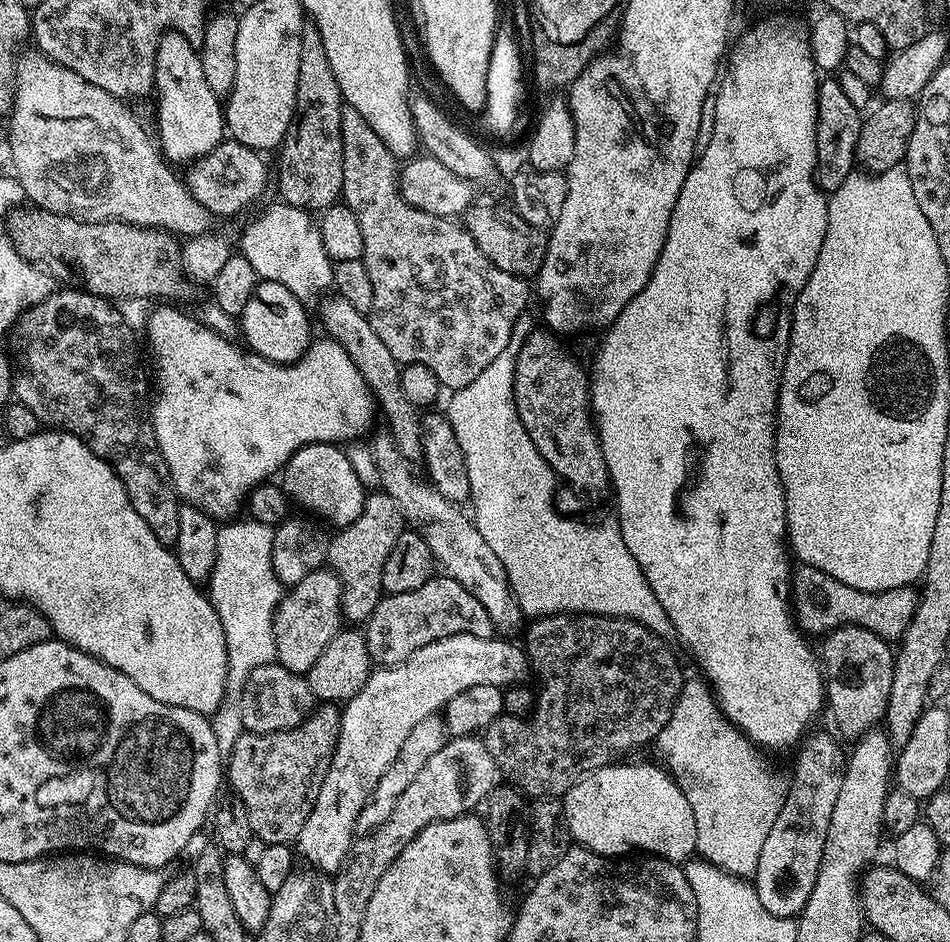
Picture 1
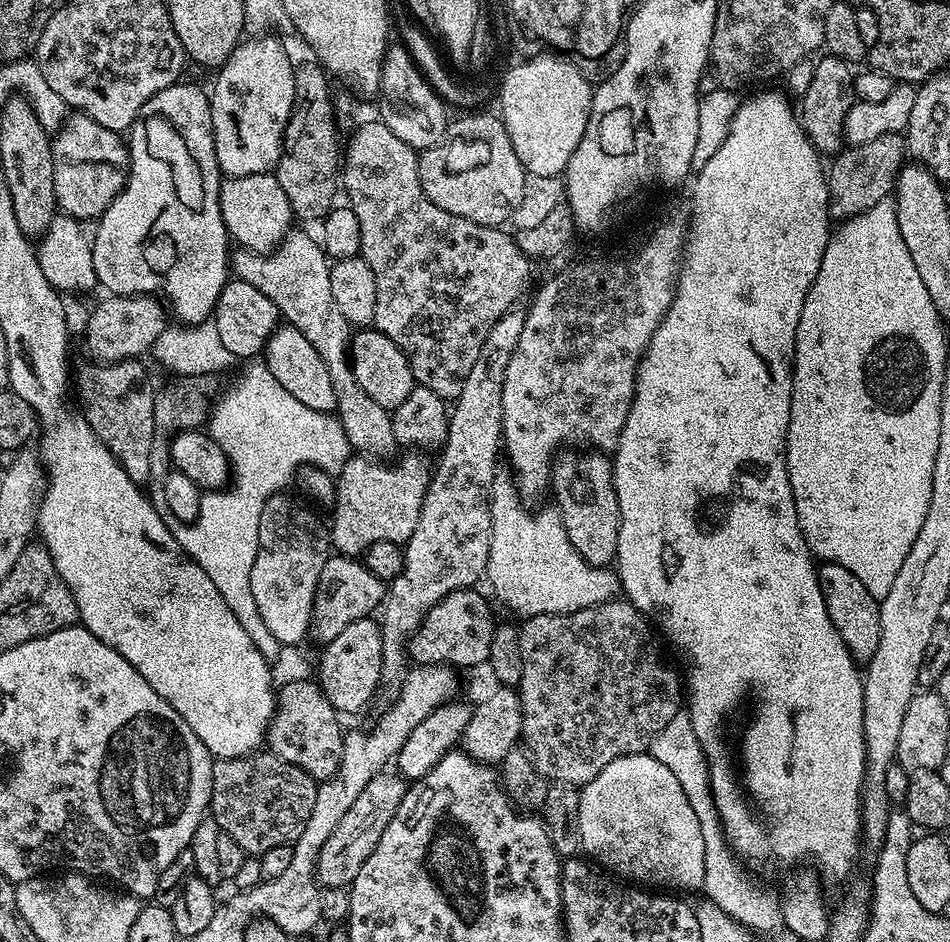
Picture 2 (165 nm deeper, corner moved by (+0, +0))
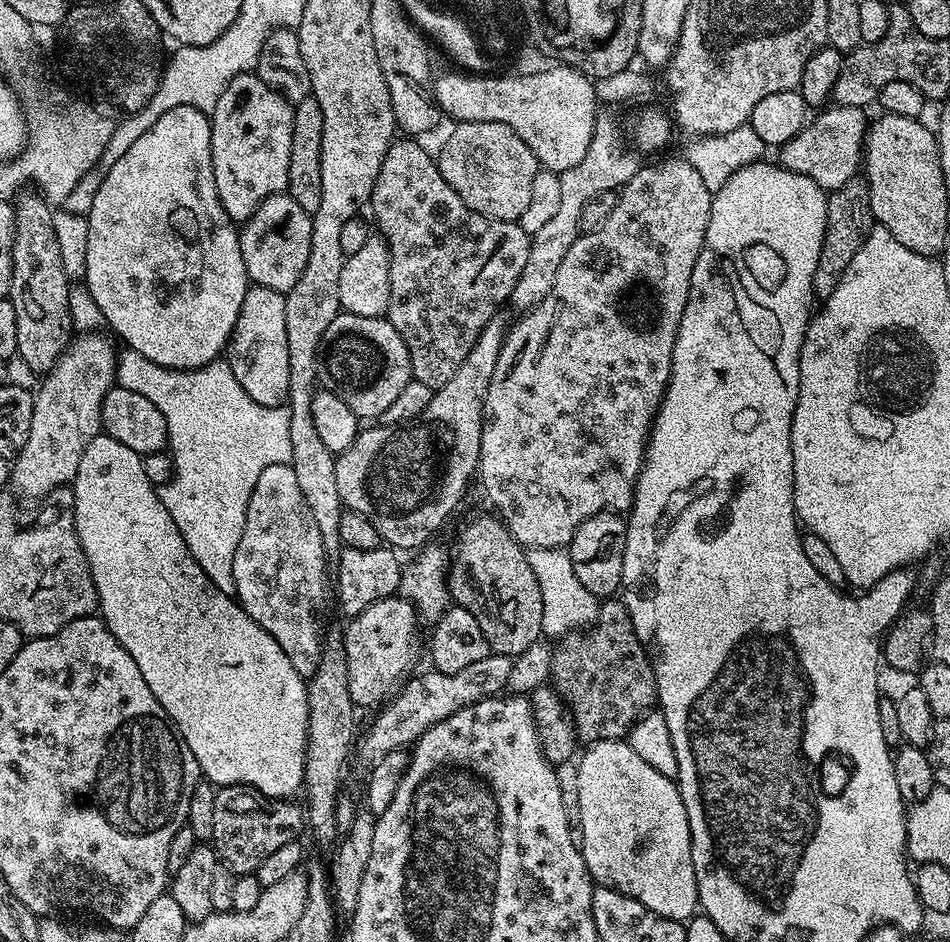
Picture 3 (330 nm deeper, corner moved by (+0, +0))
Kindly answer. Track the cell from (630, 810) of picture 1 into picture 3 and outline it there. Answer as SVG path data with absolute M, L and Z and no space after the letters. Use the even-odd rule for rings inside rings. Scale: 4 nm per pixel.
M623 739L597 740L589 743L585 748L588 749L585 750L584 757L582 757L582 752L576 764L576 769L578 770L578 807L580 807L578 847L584 853L588 873L592 875L593 881L599 887L613 888L615 892L626 894L630 898L642 902L642 906L646 906L646 910L654 910L654 914L658 914L662 918L670 918L681 922L691 920L693 916L697 915L700 902L698 898L698 878L694 878L694 854L690 842L690 822L686 818L686 806L682 802L682 794L679 787L674 783L673 777L658 774L658 770L654 770L654 766L642 762L642 758L638 758L638 754L634 754L634 750Z

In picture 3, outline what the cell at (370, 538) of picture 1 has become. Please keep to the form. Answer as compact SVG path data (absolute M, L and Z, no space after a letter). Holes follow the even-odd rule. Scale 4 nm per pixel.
M497 314L494 318L490 318L490 322L486 322L486 326L482 330L482 334L478 334L478 342L474 342L474 350L470 350L470 354L466 354L466 358L462 362L462 366L458 366L458 370L454 370L454 378L450 378L450 382L446 382L446 386L435 389L430 398L430 406L426 406L426 410L422 410L422 414L415 422L407 426L375 426L376 428L368 428L357 431L354 442L345 452L339 453L336 457L336 469L334 475L338 477L338 494L340 501L343 502L345 509L349 512L357 512L362 514L362 518L366 518L366 522L374 525L374 530L378 530L381 541L385 545L391 546L393 549L412 548L411 550L419 550L429 543L428 540L444 523L448 520L448 515L455 510L460 504L460 499L464 496L464 490L468 483L473 483L474 477L477 475L480 467L480 443L482 442L482 426L484 425L484 399L486 398L486 390L490 386L490 378L494 378L494 366L498 366L498 354L504 345L506 331L510 326L510 320L504 317L504 314Z

